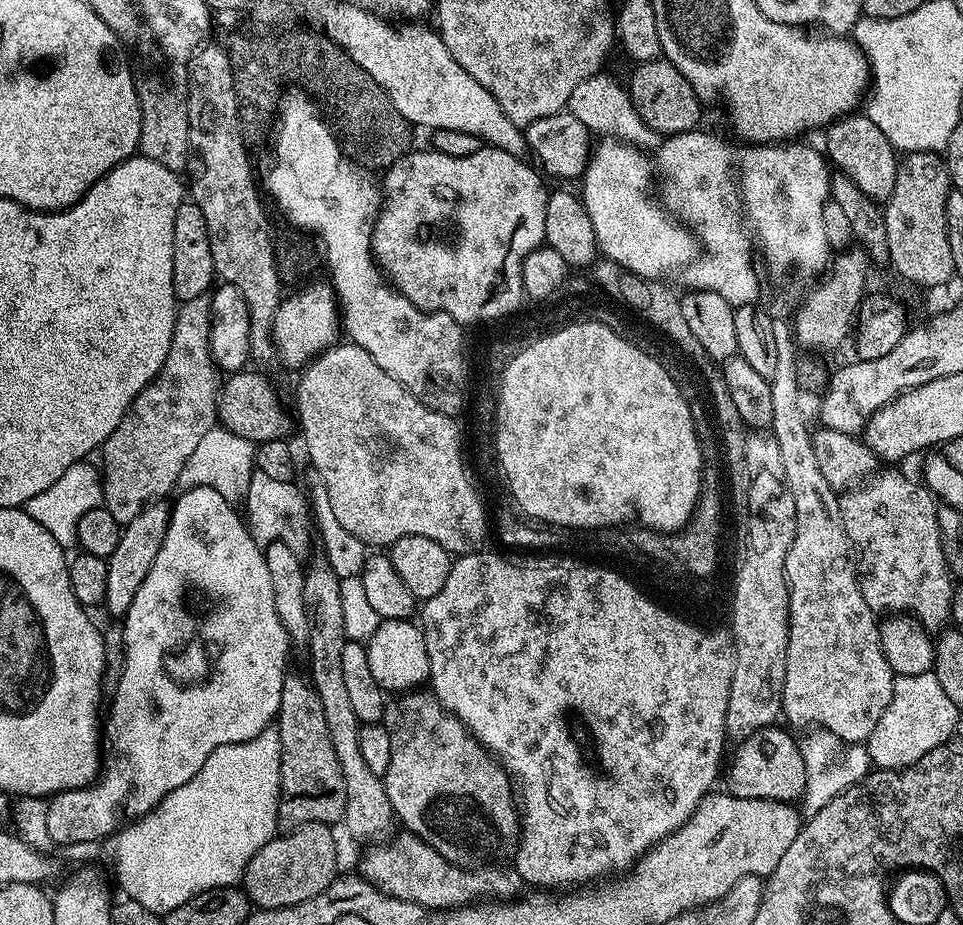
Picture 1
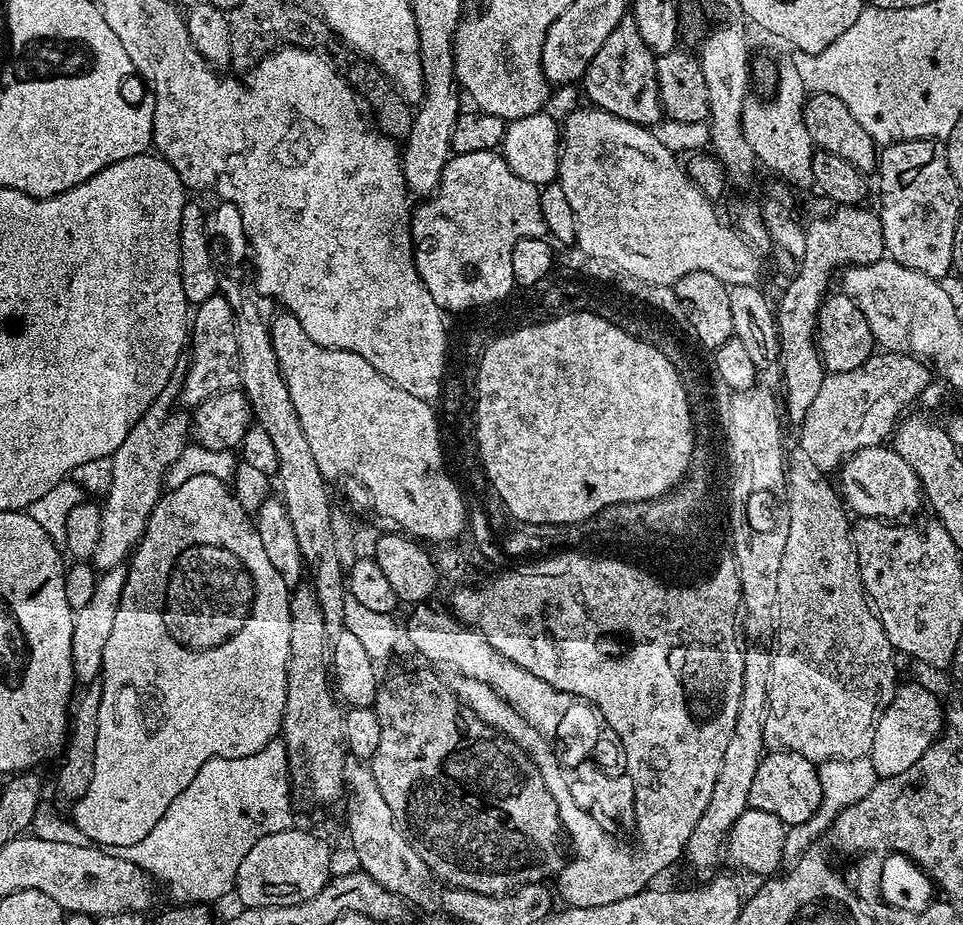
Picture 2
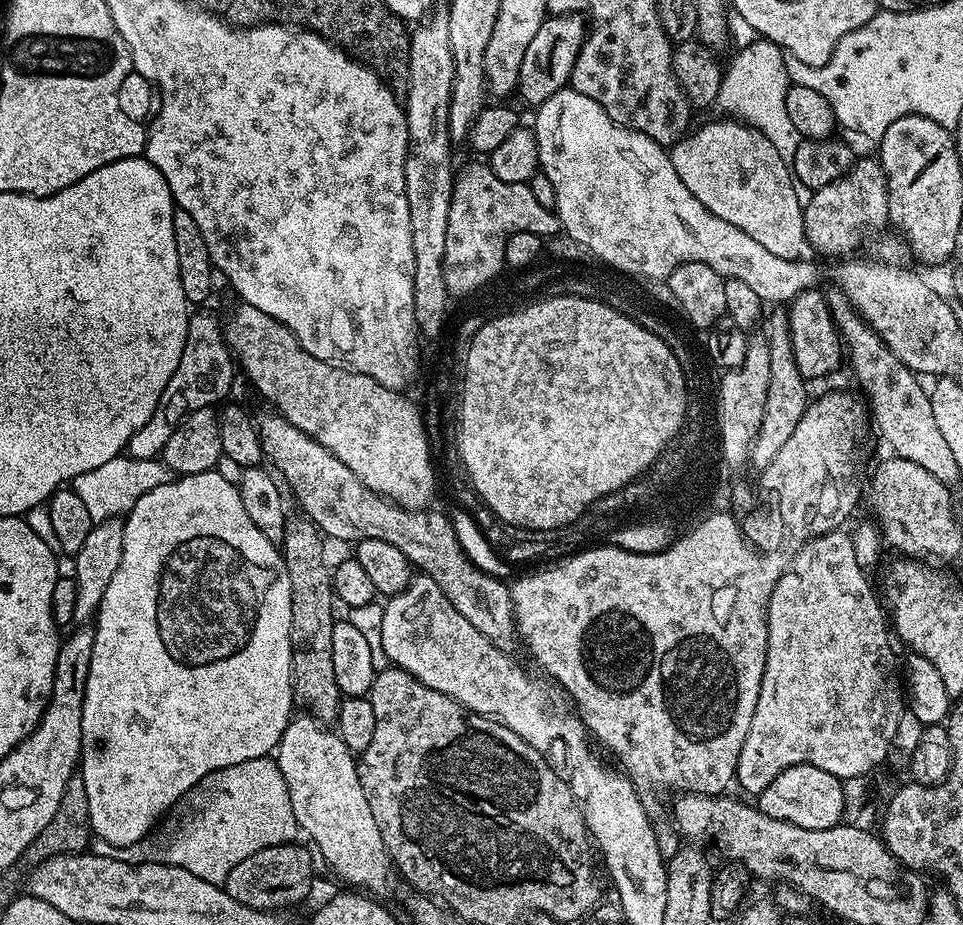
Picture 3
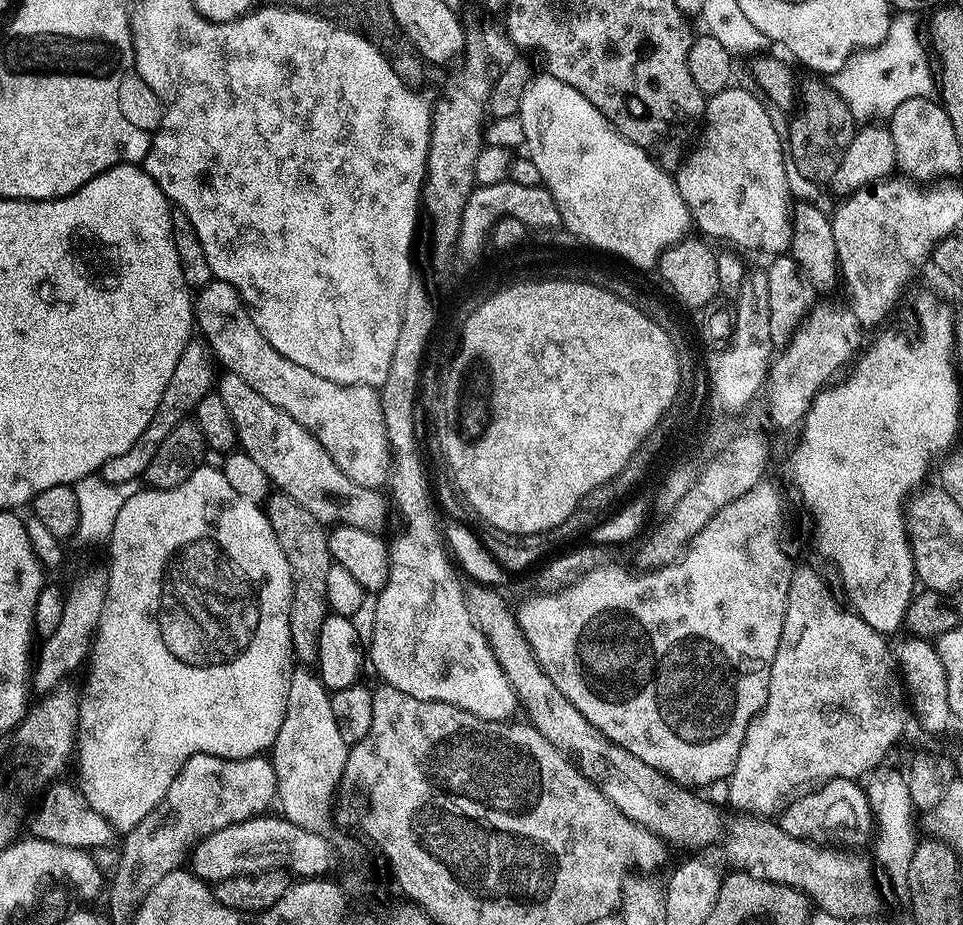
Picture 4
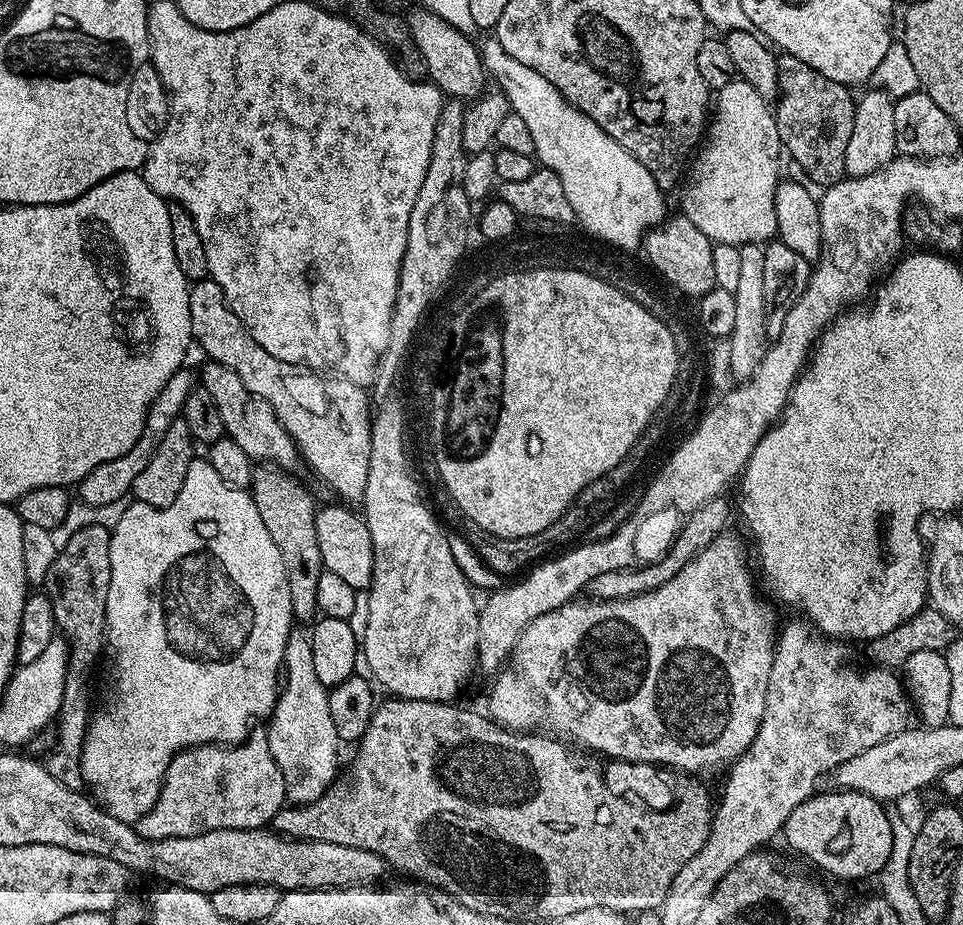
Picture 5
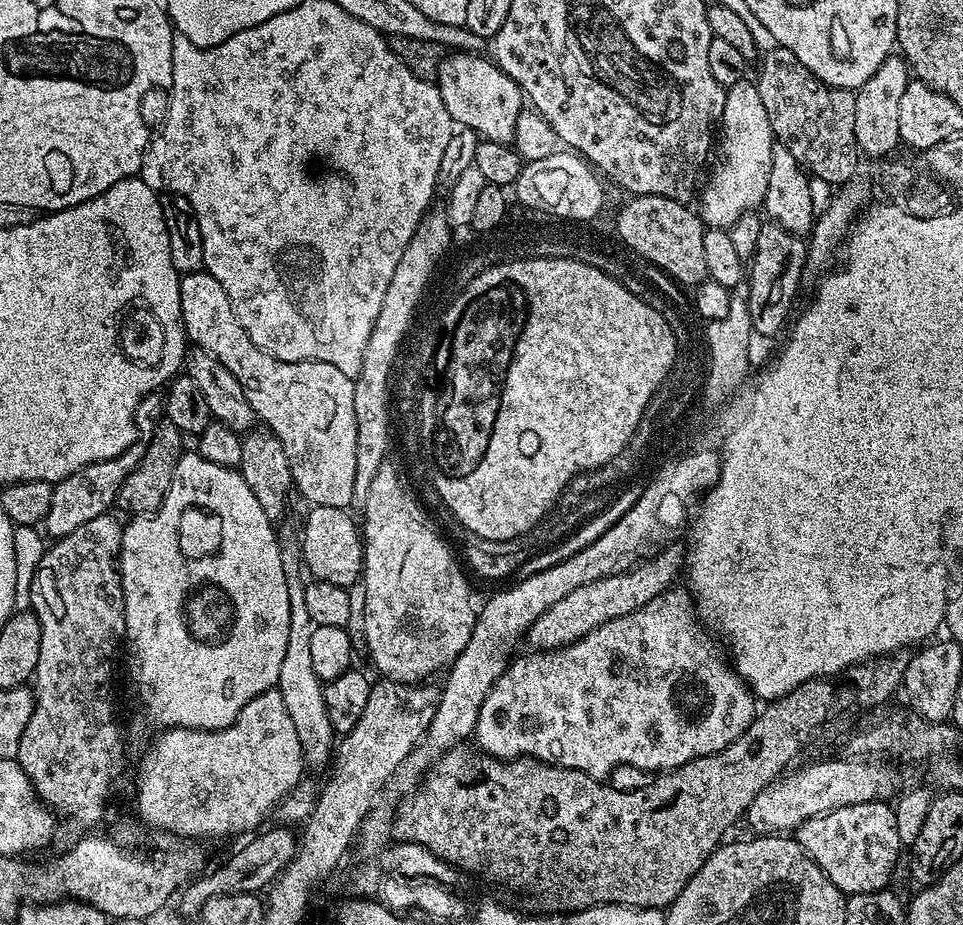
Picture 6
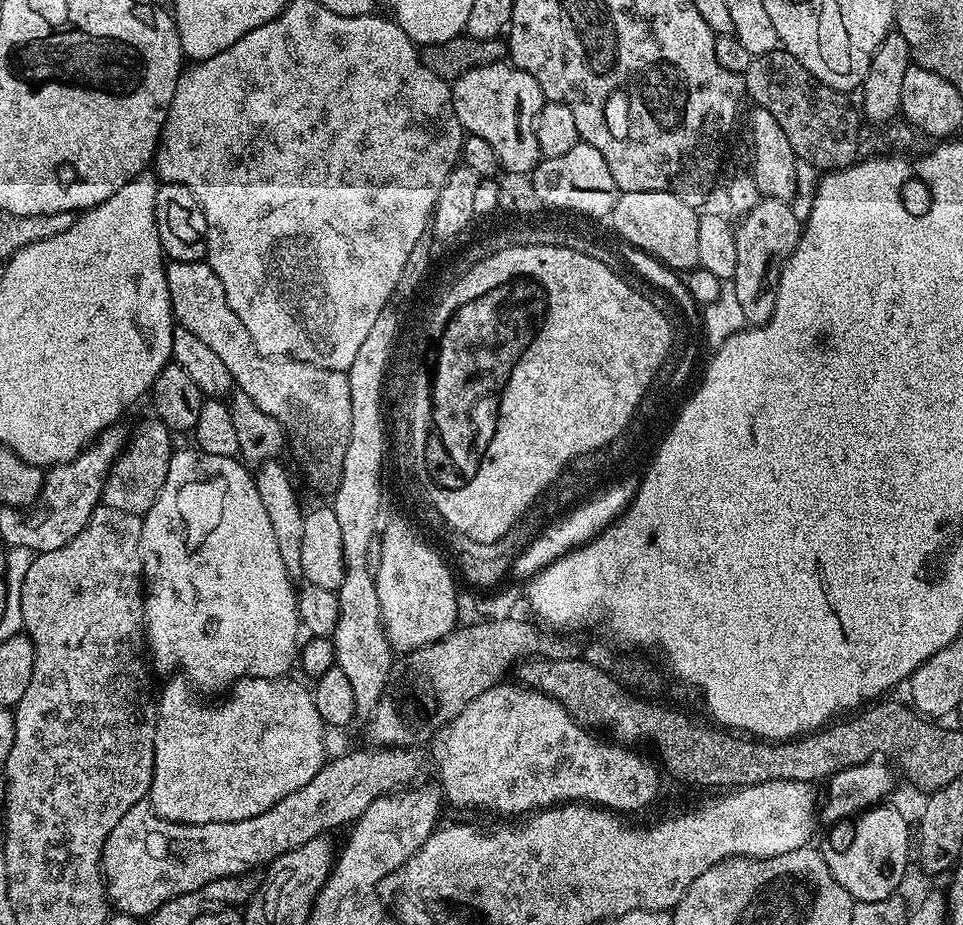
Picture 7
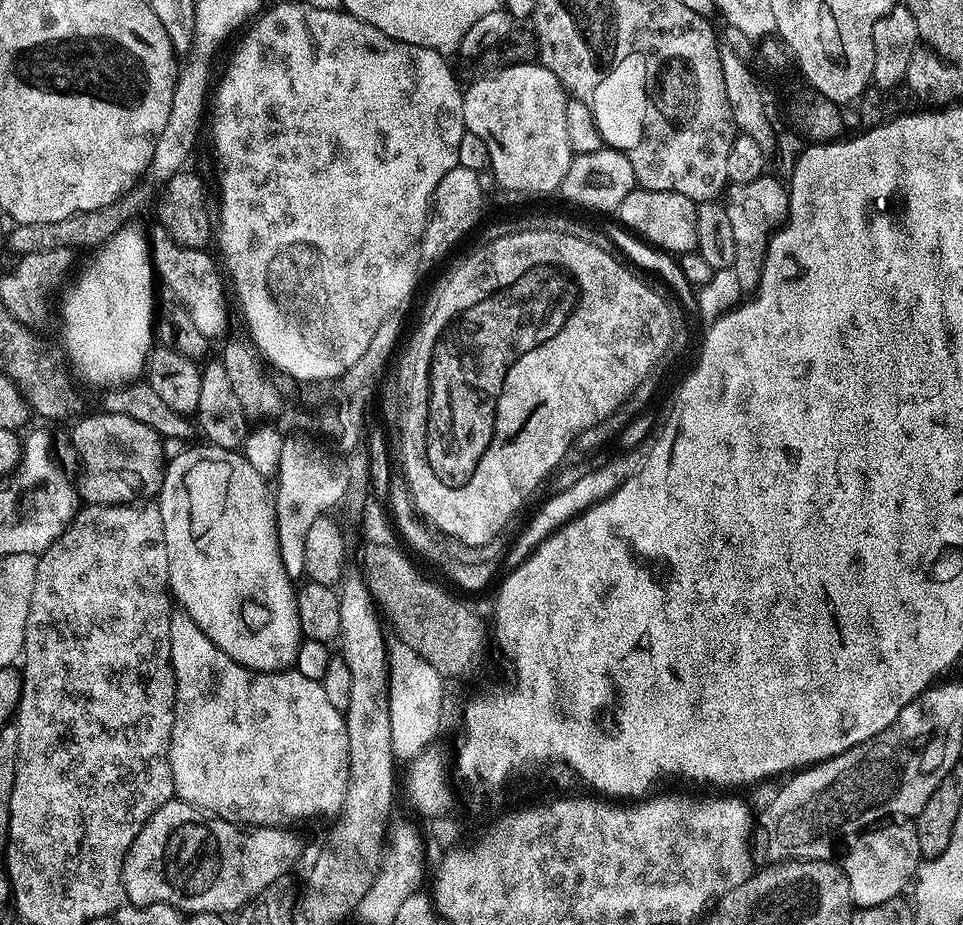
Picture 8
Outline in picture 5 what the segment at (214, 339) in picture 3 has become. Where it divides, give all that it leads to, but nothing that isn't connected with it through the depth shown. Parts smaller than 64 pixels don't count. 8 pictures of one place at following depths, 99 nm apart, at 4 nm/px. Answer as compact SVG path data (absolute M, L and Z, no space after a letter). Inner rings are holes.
M188 366L180 368L170 378L170 382L166 382L166 386L162 386L162 394L158 394L158 398L154 398L154 402L146 414L144 433L138 438L138 442L134 442L134 446L130 446L130 450L126 450L126 454L122 454L110 462L102 462L102 466L90 470L88 477L80 481L78 485L79 499L83 503L89 504L91 508L101 508L107 504L119 505L120 499L131 493L134 478L138 478L138 474L142 474L142 470L146 470L146 462L150 462L156 445L163 440L166 430L170 430L170 426L183 413L186 398L192 389L197 387L197 373L191 372L190 368Z

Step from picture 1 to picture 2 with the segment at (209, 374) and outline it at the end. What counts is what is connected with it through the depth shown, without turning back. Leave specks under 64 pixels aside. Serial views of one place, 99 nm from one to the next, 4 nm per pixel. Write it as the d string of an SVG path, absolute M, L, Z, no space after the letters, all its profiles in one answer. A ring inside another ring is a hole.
M173 378L139 422L126 434L126 442L118 446L112 457L112 485L102 500L102 538L90 561L93 568L105 570L121 567L132 556L144 536L150 514L165 491L166 470L182 454L189 443L190 416L172 412L177 403L181 381Z

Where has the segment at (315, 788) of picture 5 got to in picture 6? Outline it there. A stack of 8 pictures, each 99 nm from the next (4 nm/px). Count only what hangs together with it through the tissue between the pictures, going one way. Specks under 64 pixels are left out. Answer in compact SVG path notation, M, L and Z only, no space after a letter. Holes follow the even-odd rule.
M306 582L296 588L296 592L287 592L290 599L290 631L287 638L286 655L282 658L282 670L278 670L276 688L282 694L282 702L286 702L286 710L298 734L305 761L309 764L324 763L330 750L334 748L334 733L327 717L323 681L314 673L311 657L311 635L314 634L316 623L307 613Z

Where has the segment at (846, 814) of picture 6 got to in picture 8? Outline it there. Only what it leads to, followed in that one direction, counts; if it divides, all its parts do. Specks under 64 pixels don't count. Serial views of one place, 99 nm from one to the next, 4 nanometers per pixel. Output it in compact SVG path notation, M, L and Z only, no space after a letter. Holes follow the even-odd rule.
M908 818L899 822L884 822L871 830L865 830L848 846L848 853L842 859L842 867L850 882L852 903L856 908L878 906L878 902L897 899L903 893L900 891L908 883L908 887L913 883L922 864L916 826Z

